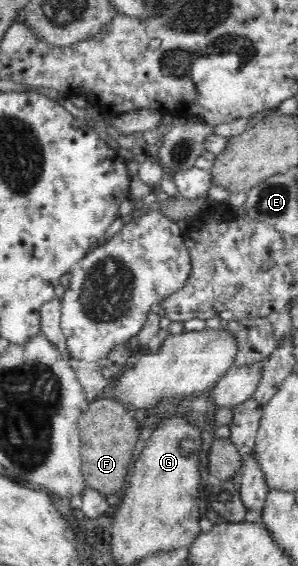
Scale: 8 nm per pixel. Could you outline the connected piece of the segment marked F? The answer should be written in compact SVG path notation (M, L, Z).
M107 395L89 403L88 410L77 420L82 440L83 479L90 488L96 488L106 496L119 493L118 490L126 482L128 468L134 462L134 446L137 446L140 434L134 416L134 412L124 407L124 403Z

